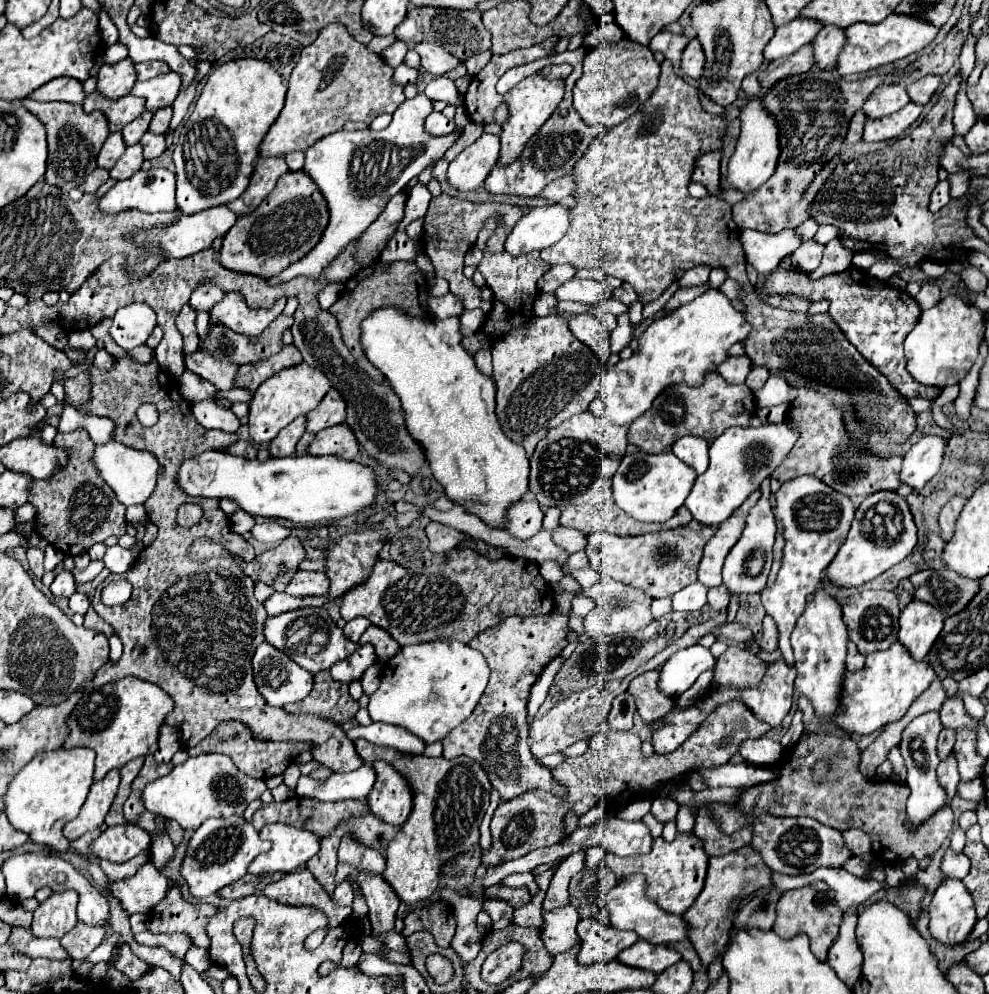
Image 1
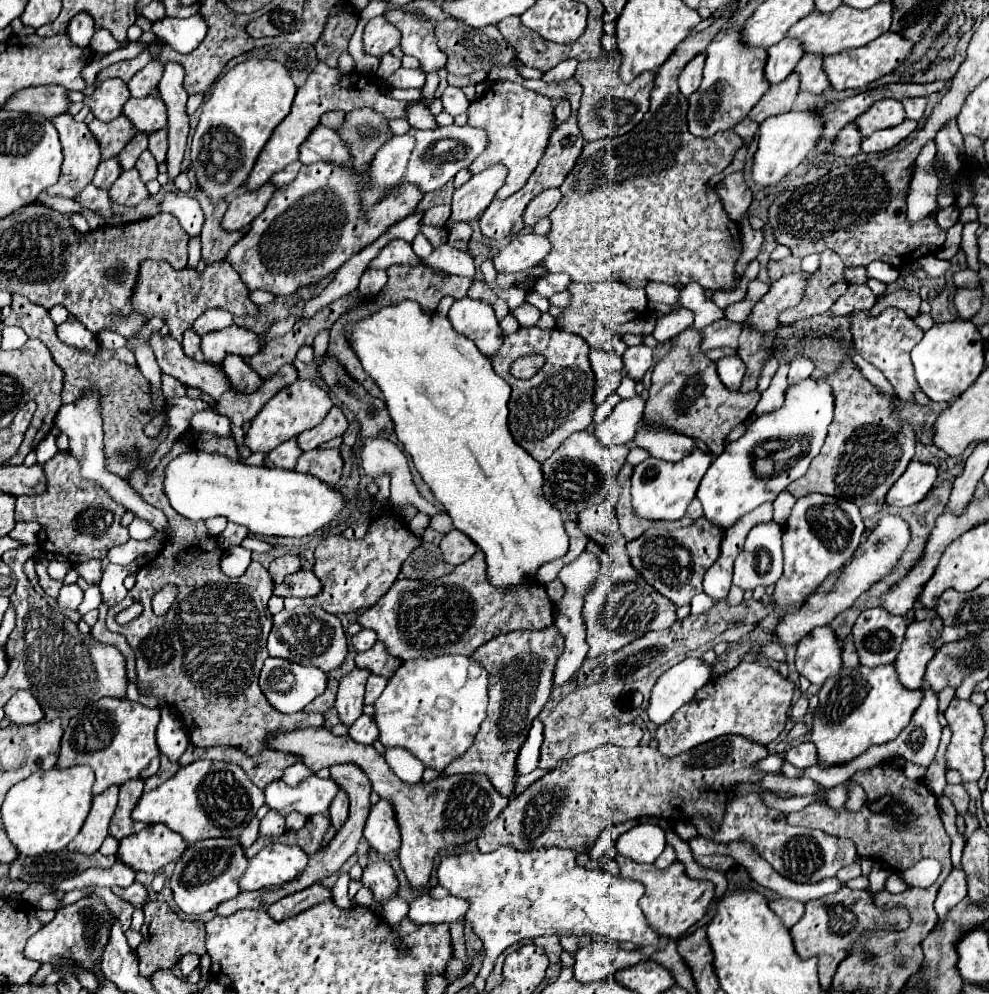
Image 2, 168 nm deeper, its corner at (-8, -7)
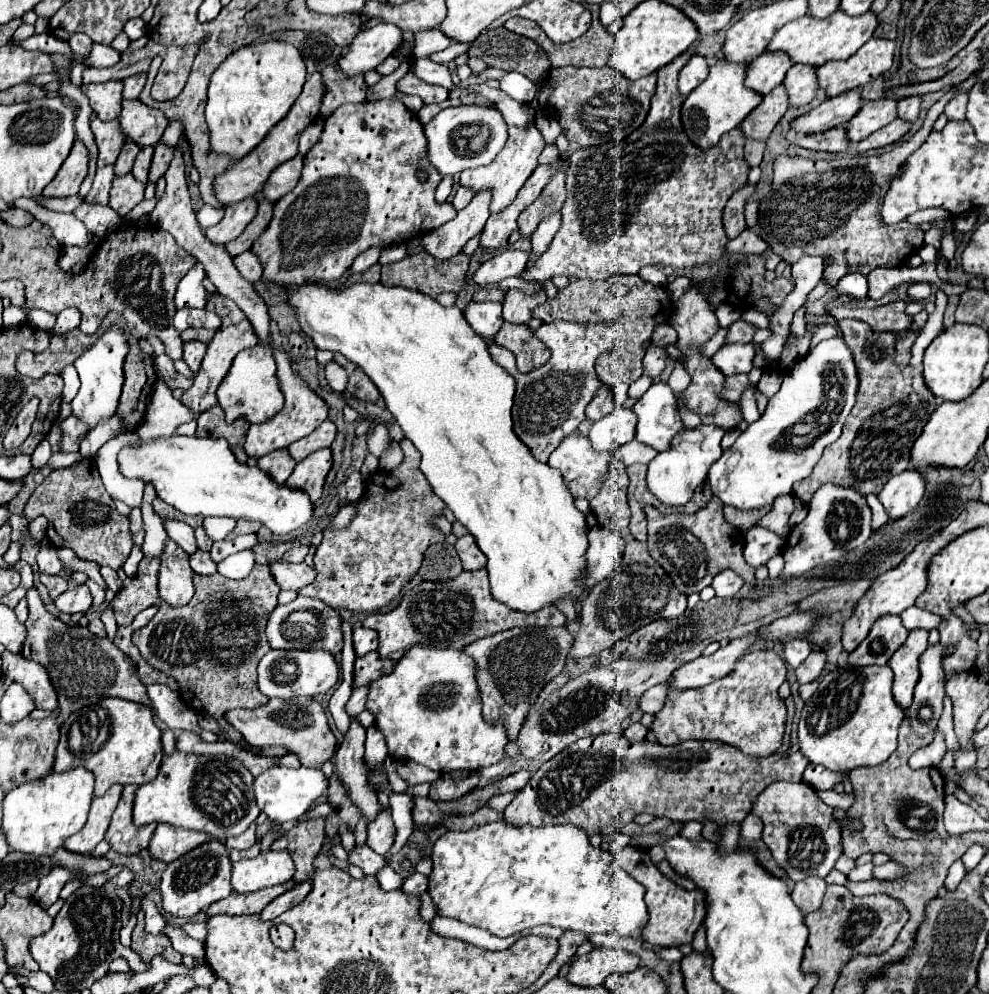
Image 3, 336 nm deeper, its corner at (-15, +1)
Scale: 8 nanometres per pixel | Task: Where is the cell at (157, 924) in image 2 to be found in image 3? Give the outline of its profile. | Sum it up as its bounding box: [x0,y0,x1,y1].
[131,915,177,963]

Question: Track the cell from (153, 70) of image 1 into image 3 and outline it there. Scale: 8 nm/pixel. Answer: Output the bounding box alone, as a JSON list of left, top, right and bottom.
[123,73,147,99]

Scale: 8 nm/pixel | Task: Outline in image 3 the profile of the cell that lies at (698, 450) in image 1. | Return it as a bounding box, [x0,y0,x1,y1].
[631,383,683,451]

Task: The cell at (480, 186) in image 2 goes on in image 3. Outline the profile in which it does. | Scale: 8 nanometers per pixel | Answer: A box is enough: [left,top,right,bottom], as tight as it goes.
[421,191,491,261]

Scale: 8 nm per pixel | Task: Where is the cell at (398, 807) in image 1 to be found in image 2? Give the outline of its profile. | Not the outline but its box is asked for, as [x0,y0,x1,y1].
[364,799,400,855]

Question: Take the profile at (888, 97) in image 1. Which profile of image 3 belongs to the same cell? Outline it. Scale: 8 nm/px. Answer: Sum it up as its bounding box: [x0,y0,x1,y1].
[847,99,897,143]

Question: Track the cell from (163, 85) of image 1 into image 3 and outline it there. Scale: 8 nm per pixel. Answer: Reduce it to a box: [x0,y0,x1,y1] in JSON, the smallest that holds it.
[119,99,167,147]

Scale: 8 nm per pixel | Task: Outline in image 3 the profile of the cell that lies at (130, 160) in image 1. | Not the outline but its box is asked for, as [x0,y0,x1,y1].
[109,175,145,217]

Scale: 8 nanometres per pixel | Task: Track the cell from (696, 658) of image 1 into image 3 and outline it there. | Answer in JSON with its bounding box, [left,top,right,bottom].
[639,683,667,715]

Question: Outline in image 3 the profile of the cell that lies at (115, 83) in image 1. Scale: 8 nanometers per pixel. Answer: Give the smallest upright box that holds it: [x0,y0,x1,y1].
[81,81,121,121]

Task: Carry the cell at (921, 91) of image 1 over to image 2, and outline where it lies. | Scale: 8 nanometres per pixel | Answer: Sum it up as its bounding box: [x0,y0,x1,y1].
[902,97,928,121]

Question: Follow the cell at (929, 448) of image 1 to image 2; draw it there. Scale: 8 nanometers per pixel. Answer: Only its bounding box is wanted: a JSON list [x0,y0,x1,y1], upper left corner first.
[886,461,936,507]

